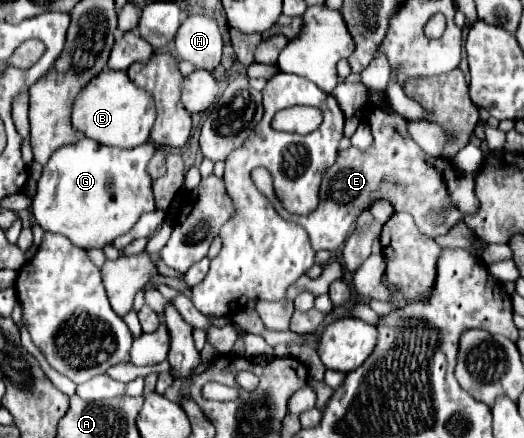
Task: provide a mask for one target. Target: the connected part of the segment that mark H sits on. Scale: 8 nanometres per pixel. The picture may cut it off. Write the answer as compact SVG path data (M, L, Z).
M188 16L174 38L180 60L192 62L196 68L214 70L222 56L222 36L214 18Z

